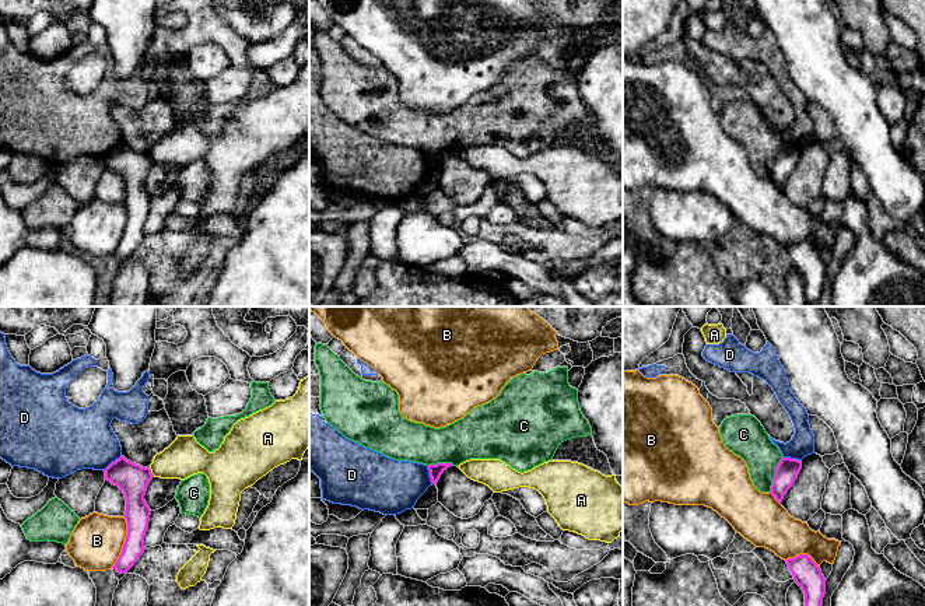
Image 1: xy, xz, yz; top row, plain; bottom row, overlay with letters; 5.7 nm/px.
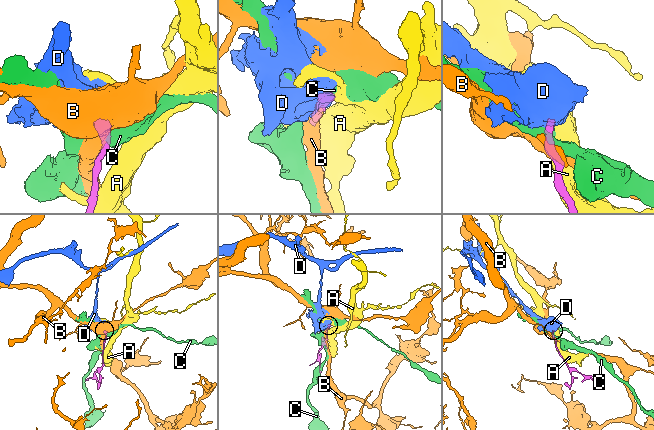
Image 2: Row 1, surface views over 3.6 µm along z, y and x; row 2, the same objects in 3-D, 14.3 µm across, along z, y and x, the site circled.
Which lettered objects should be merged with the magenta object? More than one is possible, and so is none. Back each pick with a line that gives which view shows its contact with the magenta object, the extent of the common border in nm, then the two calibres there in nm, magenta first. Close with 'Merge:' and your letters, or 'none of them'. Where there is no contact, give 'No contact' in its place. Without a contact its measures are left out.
Merge: none of them

